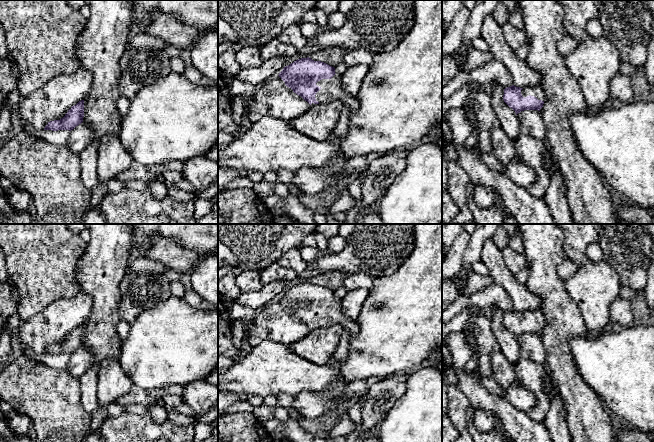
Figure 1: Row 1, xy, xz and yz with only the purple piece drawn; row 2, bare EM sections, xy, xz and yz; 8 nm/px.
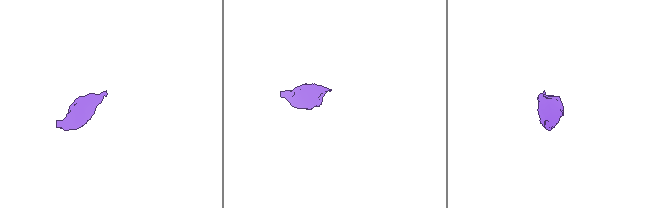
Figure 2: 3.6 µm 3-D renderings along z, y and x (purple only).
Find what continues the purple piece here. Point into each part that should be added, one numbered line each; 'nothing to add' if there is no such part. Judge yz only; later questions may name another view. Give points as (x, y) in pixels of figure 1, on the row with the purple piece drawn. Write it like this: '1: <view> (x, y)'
1: yz (537, 91)

